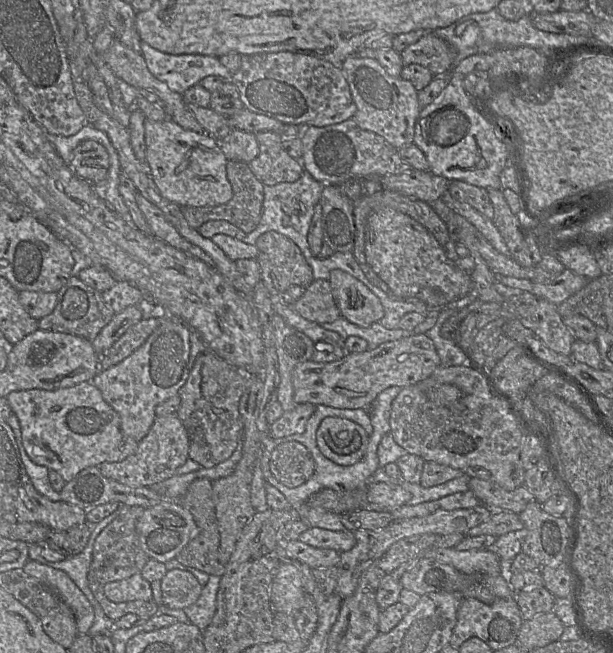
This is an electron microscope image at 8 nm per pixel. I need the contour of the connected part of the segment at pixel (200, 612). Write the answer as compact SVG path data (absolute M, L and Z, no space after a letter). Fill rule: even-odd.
M210 575L205 586L202 587L197 601L183 609L189 621L196 625L201 632L210 624L216 610L216 598L221 577Z

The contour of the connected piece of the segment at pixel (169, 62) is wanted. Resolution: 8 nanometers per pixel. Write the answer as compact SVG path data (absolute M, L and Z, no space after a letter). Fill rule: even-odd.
M141 40L140 53L149 71L181 95L210 75L230 80L232 74L217 57L199 54L174 55L159 51Z

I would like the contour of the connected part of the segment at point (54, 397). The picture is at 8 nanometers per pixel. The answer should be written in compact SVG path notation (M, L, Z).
M92 382L56 390L13 391L6 398L20 421L22 442L28 456L36 464L58 472L65 482L71 481L85 468L98 466L103 462L120 462L137 449L138 442L122 433L119 415L103 399L100 390Z

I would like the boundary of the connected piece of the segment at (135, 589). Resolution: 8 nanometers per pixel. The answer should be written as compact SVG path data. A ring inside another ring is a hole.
M141 573L127 579L105 584L104 594L110 601L115 603L153 600L151 584L143 578Z

